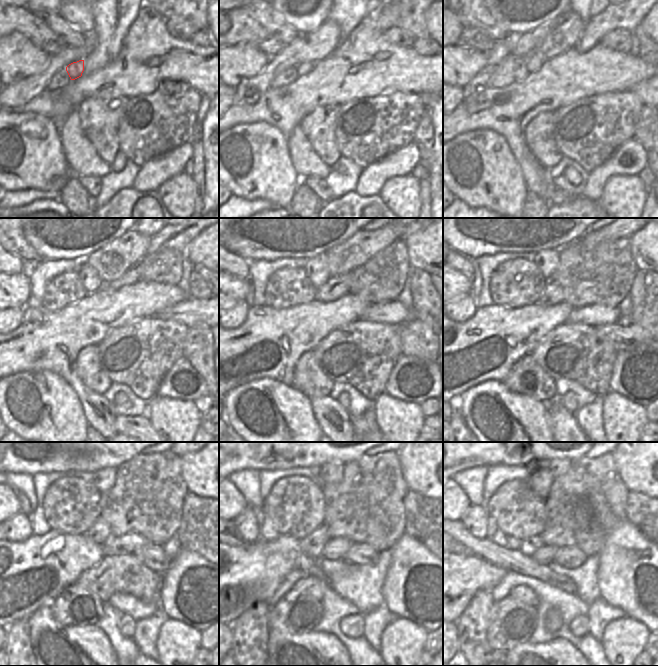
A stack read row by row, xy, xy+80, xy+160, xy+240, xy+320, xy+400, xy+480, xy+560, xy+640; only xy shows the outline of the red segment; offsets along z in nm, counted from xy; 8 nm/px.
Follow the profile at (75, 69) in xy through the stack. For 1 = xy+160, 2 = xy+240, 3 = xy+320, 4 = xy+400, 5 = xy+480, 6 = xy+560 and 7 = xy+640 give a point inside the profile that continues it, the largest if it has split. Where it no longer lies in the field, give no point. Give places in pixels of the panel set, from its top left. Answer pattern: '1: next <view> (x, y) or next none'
1: next xy+160 (534, 61)
2: next xy+240 (89, 278)
3: next xy+320 (316, 269)
4: next xy+400 (547, 260)
5: next xy+480 (103, 480)
6: next xy+560 (331, 472)
7: next xy+640 (557, 466)

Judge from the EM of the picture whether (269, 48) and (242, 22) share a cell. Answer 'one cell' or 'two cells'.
one cell

